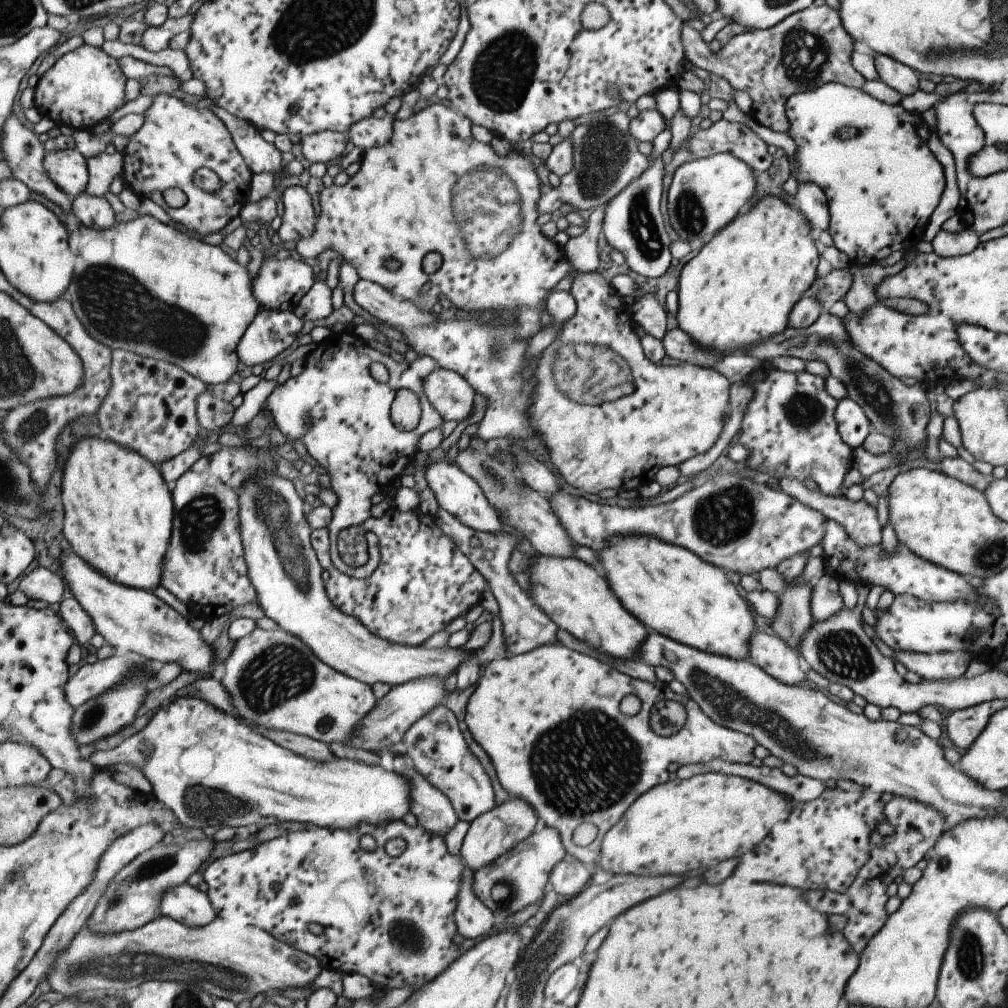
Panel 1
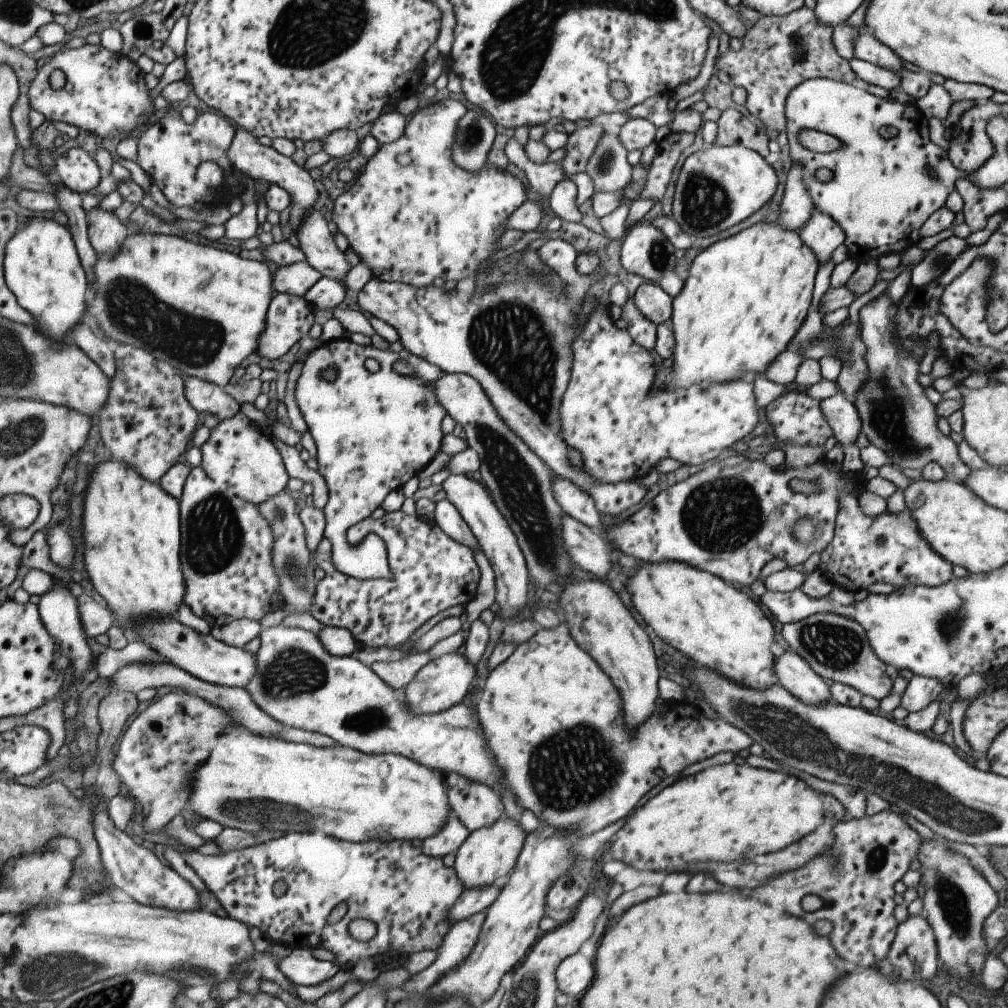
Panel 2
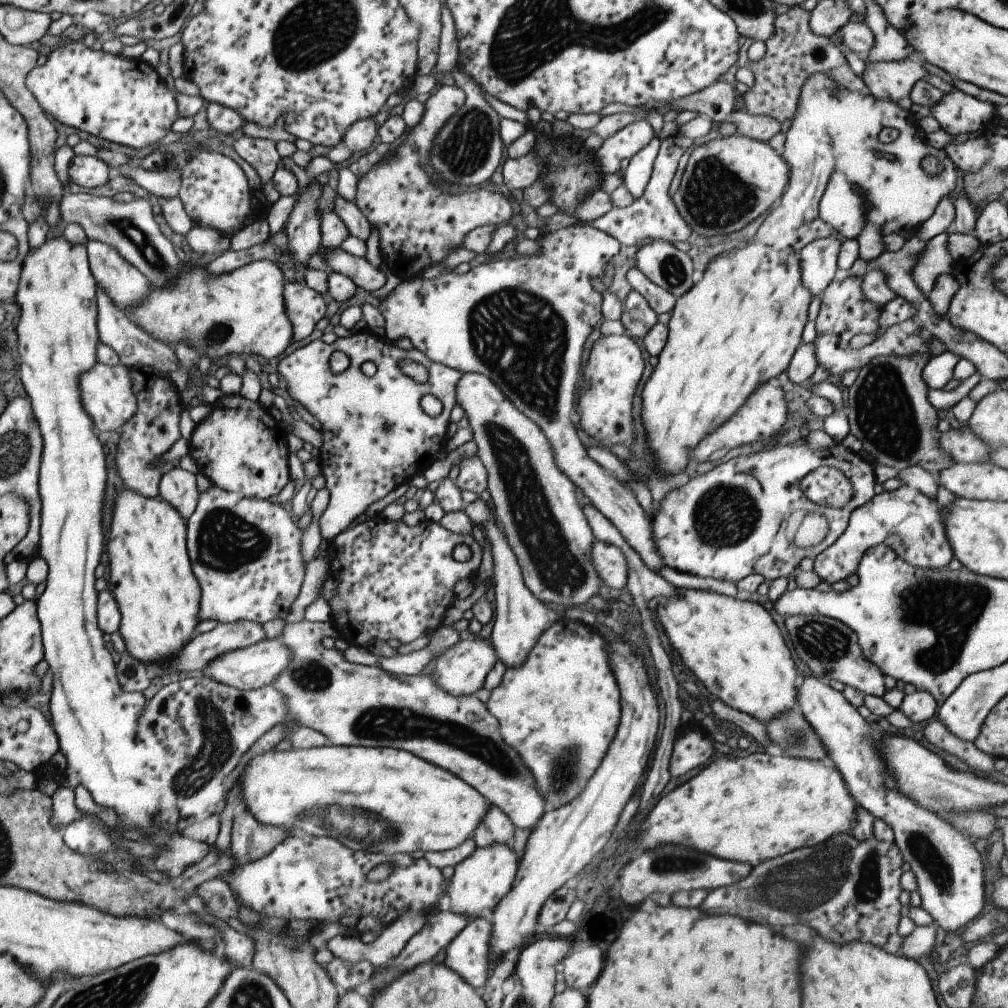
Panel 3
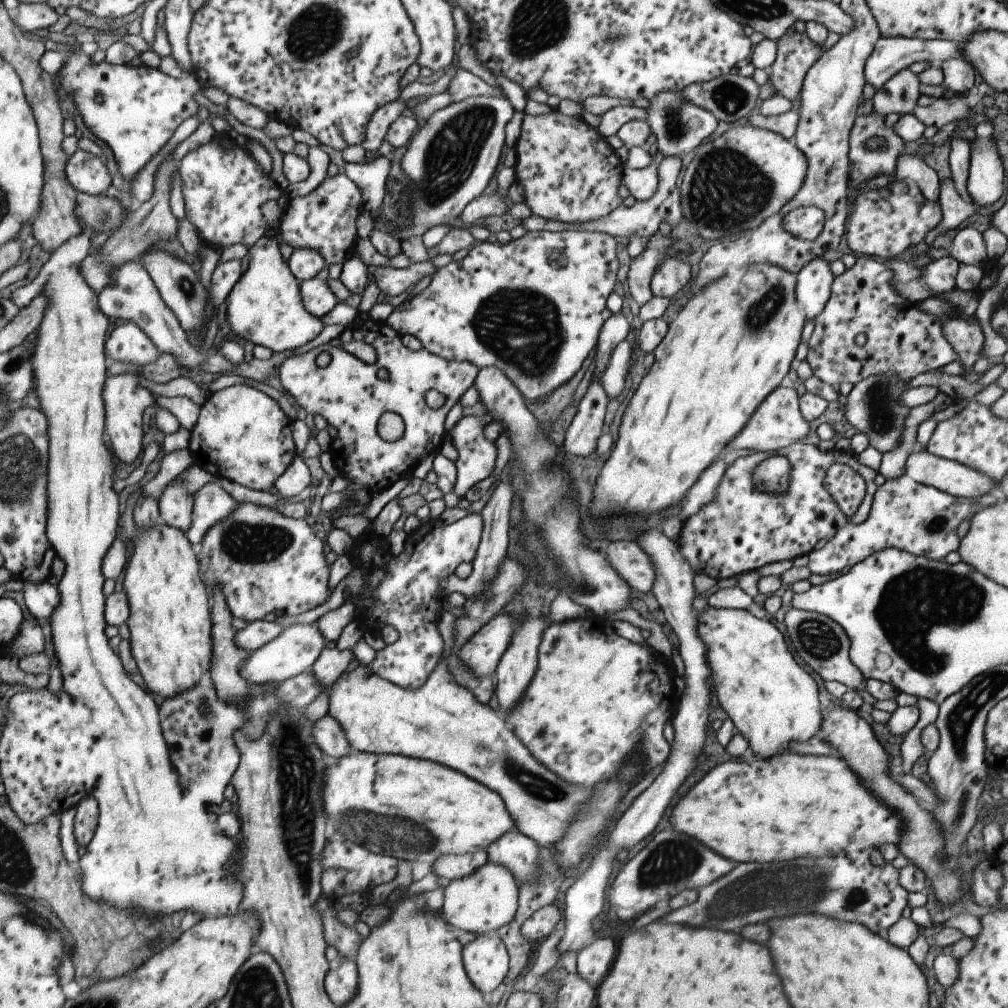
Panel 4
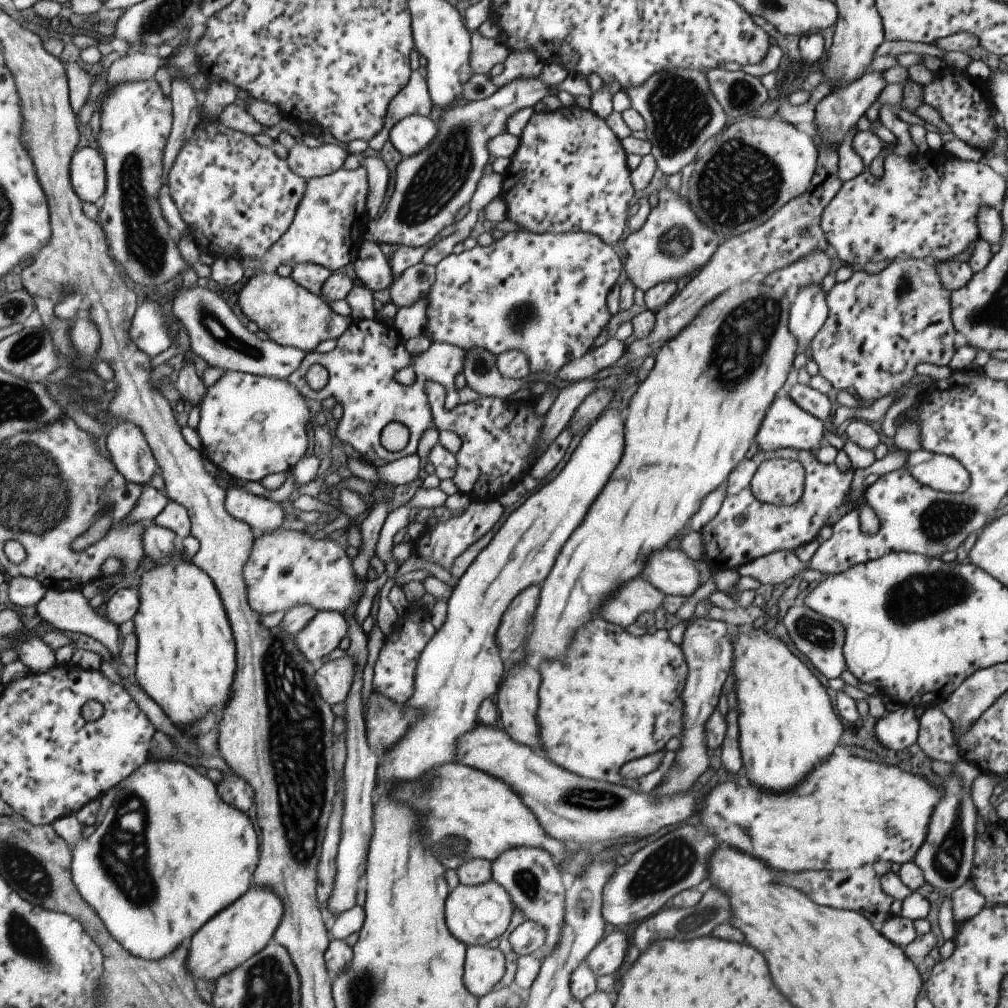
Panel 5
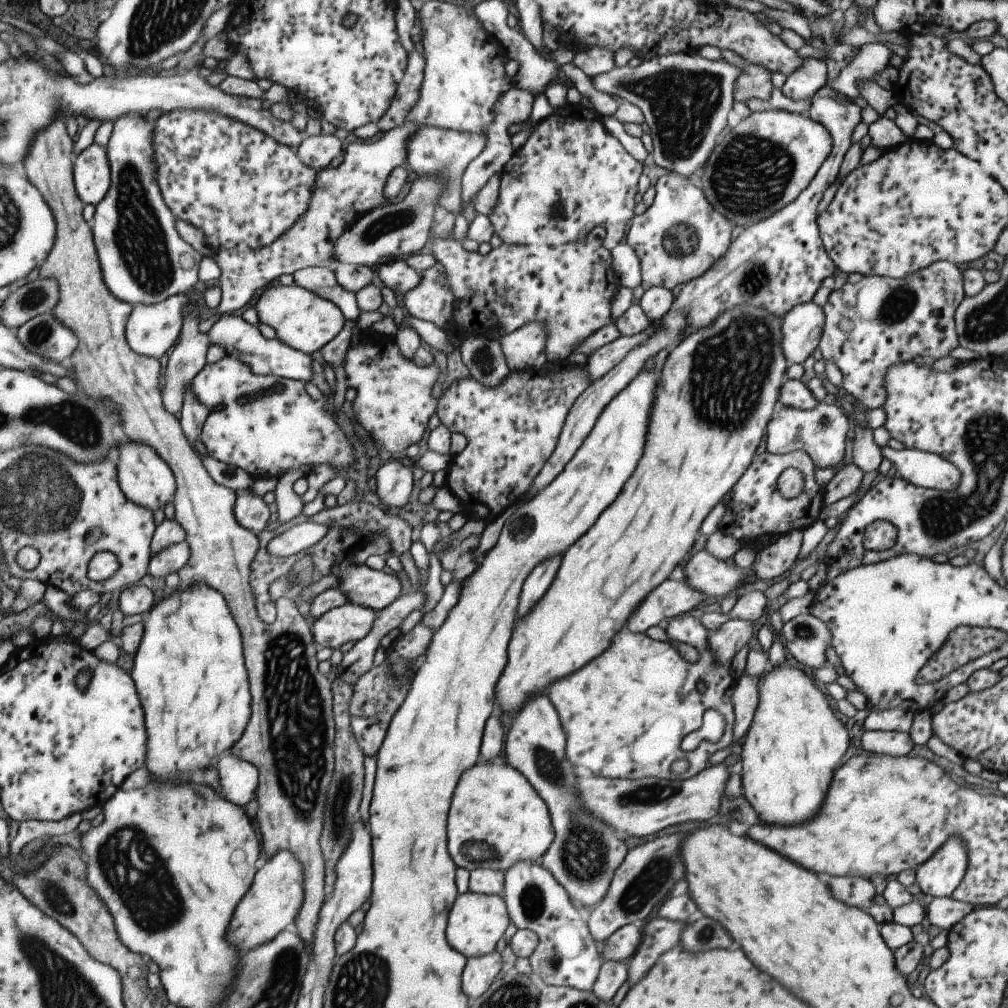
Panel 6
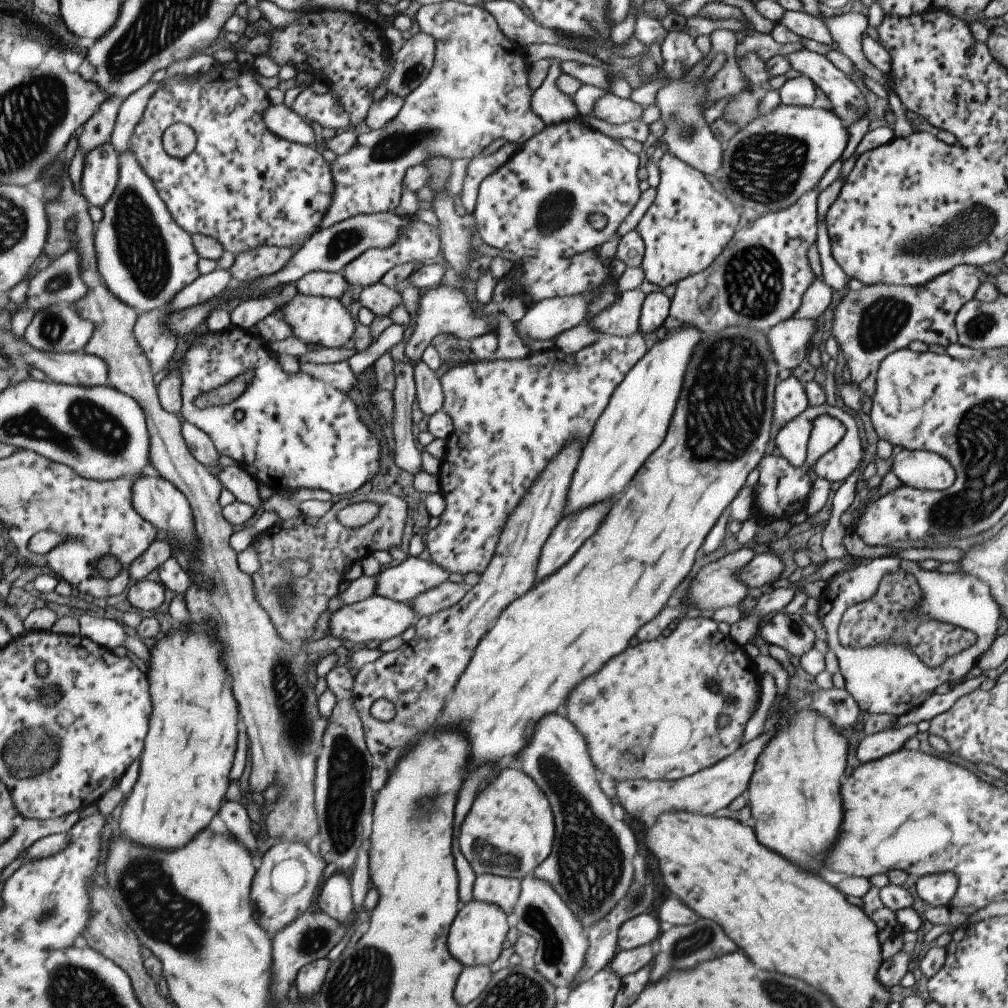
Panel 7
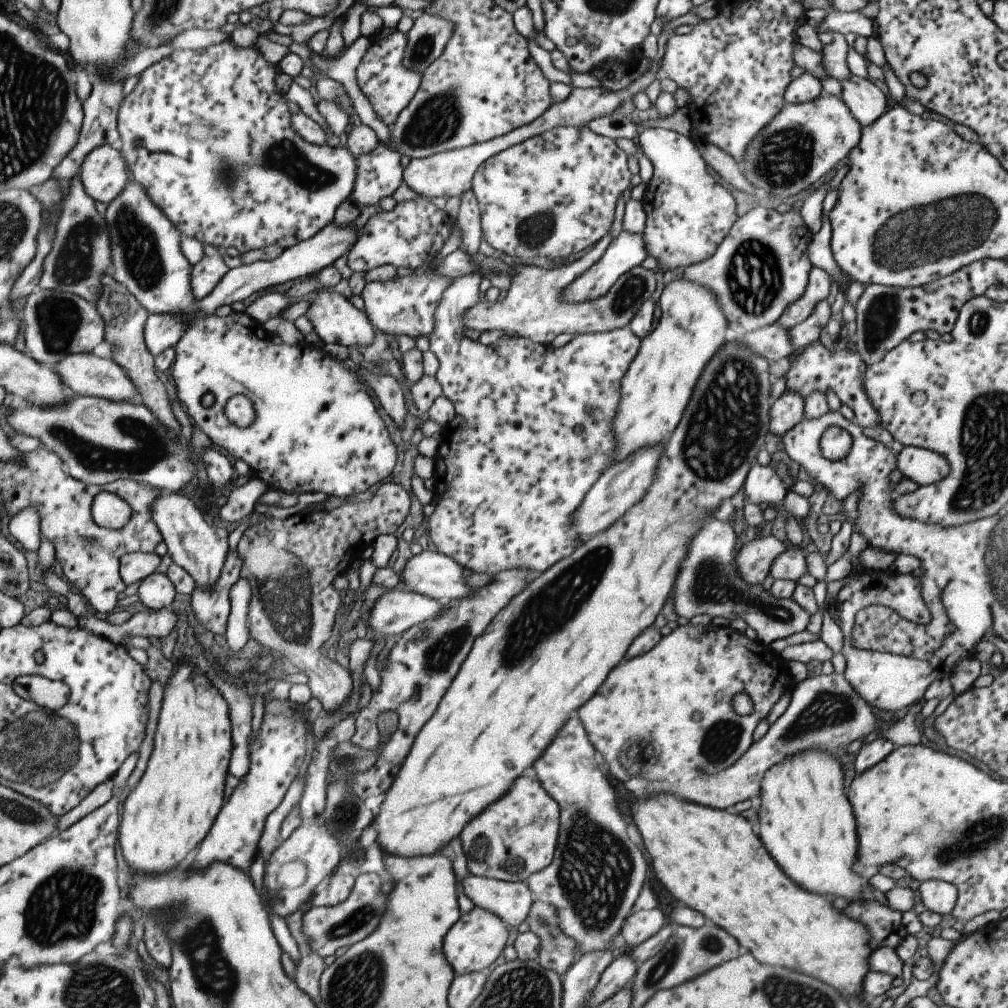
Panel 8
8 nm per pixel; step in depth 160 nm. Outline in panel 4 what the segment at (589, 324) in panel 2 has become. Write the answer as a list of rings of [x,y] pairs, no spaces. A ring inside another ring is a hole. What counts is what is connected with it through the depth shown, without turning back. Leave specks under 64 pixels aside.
[[[623,339],[610,352],[606,367],[598,377],[608,400],[621,394],[625,386],[625,374],[630,371],[629,364],[631,364],[631,344]],[[778,386],[775,390],[772,390],[757,405],[753,414],[746,420],[744,427],[741,427],[741,430],[728,442],[725,452],[727,450],[741,450],[741,448],[745,448],[745,450],[774,453],[802,439],[809,430],[809,422],[799,412],[797,400],[798,397],[793,387]]]

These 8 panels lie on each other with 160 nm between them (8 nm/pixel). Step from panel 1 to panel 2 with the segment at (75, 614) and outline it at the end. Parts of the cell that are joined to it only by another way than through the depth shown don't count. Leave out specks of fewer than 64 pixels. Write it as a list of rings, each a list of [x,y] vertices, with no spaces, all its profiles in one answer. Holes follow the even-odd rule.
[[[82,593],[75,600],[77,600],[77,614],[79,614],[81,628],[88,638],[107,633],[113,626],[114,619],[108,608],[99,606],[89,594]]]

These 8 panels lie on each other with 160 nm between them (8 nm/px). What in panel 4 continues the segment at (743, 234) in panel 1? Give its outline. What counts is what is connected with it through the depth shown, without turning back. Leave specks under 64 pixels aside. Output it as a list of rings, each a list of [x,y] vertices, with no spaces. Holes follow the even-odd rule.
[[[777,265],[767,266],[765,280],[765,284],[761,288],[745,288],[739,280],[735,280],[731,276],[721,276],[705,285],[704,289],[699,290],[698,293],[692,294],[692,297],[683,300],[684,303],[677,312],[677,316],[667,325],[663,340],[652,350],[654,361],[649,371],[641,378],[637,389],[627,404],[619,426],[615,448],[599,470],[599,478],[597,478],[597,484],[593,488],[593,508],[591,508],[591,514],[595,518],[607,518],[613,510],[625,512],[625,514],[627,512],[629,514],[649,514],[649,512],[659,512],[659,510],[679,502],[685,496],[687,488],[693,484],[693,478],[697,480],[697,476],[701,474],[703,468],[707,468],[711,458],[715,458],[721,450],[727,448],[728,442],[741,430],[741,427],[744,427],[746,420],[753,414],[757,405],[778,387],[781,378],[787,374],[789,364],[791,364],[795,354],[795,348],[800,343],[799,337],[806,316],[800,311],[796,303],[794,293],[796,273],[789,272]]]

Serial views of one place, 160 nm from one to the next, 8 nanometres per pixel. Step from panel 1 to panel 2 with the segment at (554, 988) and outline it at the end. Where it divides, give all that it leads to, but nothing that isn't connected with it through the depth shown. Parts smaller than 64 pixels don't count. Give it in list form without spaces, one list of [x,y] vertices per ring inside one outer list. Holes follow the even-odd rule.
[[[577,952],[567,956],[557,966],[555,981],[558,993],[569,994],[576,1000],[584,994],[593,981],[593,964],[589,960],[593,958],[587,958]]]

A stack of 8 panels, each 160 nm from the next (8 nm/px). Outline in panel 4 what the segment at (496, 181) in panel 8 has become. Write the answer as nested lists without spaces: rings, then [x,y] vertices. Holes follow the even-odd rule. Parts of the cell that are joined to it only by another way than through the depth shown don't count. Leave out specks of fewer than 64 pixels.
[[[562,113],[524,115],[516,144],[514,171],[516,180],[524,190],[524,202],[535,216],[561,222],[589,222],[608,215],[616,206],[622,204],[617,197],[617,187],[623,165],[619,164],[614,150],[604,137],[583,120]]]

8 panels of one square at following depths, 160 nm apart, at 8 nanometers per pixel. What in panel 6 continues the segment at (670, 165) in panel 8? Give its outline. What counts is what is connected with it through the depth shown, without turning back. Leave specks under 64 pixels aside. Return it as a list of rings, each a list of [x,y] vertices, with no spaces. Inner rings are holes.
[[[668,171],[660,176],[653,186],[655,195],[653,201],[640,215],[634,215],[627,224],[623,242],[630,246],[639,261],[640,286],[645,290],[649,287],[665,287],[673,290],[676,284],[689,282],[701,276],[717,260],[730,245],[730,221],[720,213],[715,212],[705,200],[702,190],[692,186],[687,178]]]

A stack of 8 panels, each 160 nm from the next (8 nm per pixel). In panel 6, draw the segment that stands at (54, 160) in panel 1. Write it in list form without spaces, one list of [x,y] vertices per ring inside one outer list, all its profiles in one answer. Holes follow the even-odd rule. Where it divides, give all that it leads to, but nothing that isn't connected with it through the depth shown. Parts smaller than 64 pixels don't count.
[[[94,143],[75,156],[72,179],[79,200],[95,206],[105,195],[111,180],[105,149]]]

